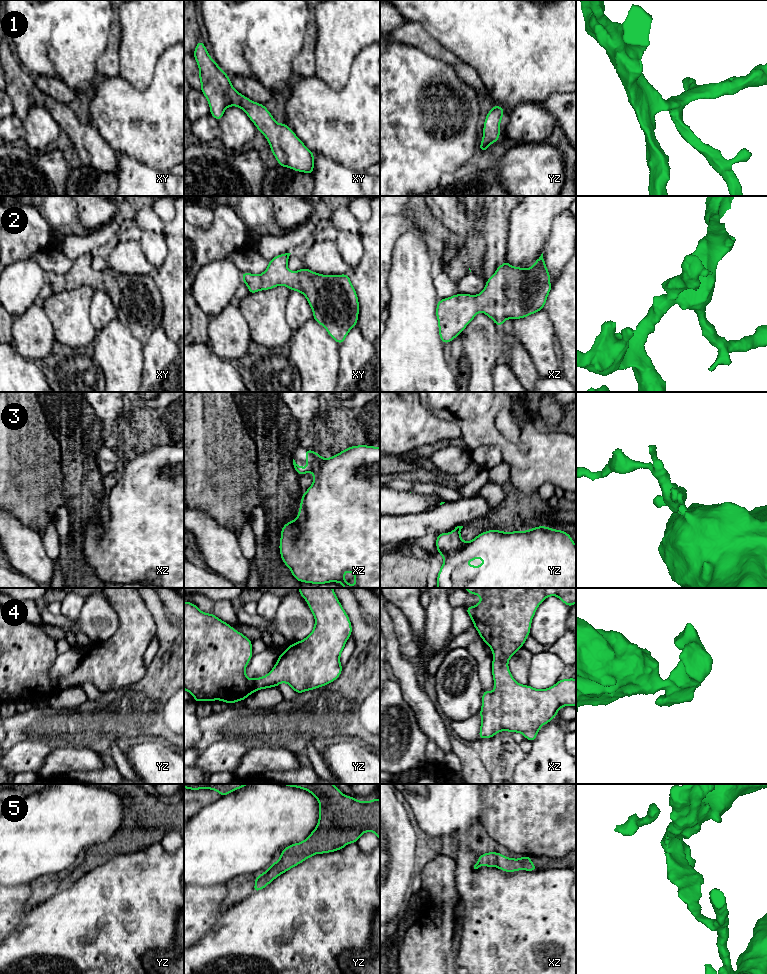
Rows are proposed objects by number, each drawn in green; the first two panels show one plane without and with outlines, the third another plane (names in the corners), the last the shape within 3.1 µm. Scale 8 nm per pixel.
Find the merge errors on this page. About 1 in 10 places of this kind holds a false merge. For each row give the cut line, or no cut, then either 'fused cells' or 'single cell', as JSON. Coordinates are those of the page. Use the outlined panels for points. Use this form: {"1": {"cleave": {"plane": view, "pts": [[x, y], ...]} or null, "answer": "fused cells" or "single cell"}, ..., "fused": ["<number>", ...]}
{"1": {"cleave": null, "answer": "single cell"}, "2": {"cleave": null, "answer": "single cell"}, "3": {"cleave": null, "answer": "single cell"}, "4": {"cleave": null, "answer": "single cell"}, "5": {"cleave": null, "answer": "single cell"}, "fused": []}

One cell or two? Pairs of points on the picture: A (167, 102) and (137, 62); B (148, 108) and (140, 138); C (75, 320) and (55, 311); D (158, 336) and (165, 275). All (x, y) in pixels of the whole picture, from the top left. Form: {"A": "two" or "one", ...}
{"A": "two", "B": "one", "C": "one", "D": "two"}

